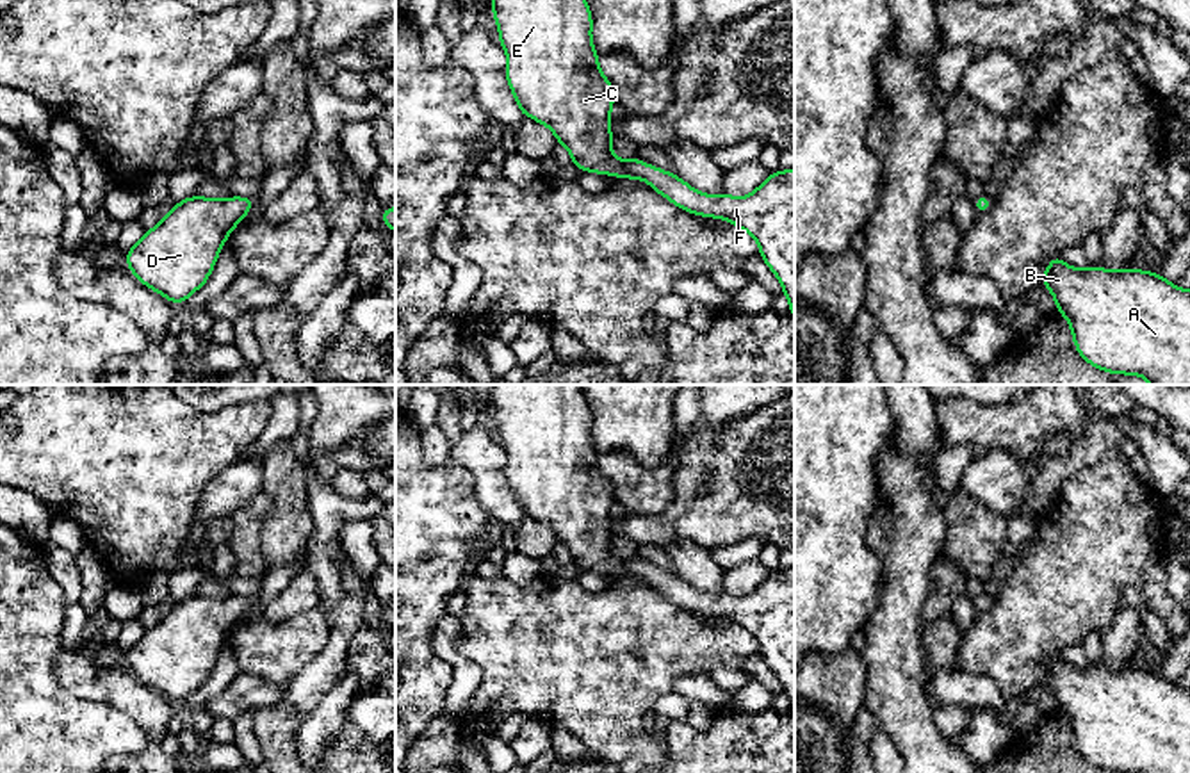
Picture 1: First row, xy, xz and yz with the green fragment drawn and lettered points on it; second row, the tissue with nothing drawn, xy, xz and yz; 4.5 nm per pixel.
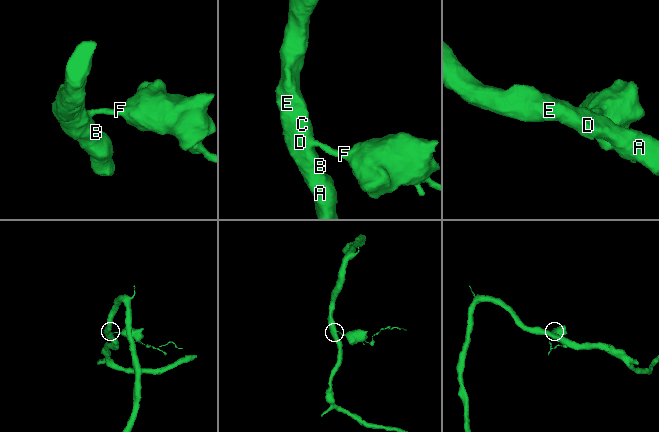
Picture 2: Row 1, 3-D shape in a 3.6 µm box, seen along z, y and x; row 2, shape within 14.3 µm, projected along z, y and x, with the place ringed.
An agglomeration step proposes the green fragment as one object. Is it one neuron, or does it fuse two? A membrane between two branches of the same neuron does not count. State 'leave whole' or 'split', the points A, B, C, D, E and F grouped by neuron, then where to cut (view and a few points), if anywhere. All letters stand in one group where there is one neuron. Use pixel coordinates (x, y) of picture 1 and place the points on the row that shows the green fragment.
leave whole; groups A B C D E F; cut none

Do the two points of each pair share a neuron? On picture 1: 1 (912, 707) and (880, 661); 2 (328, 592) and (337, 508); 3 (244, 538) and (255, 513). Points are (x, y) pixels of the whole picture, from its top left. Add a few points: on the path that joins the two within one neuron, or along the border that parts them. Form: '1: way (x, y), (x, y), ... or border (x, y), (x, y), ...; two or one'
1: way (902, 697), (895, 690), (895, 675), (891, 672); one
2: way (325, 570), (323, 538), (328, 529); one
3: way (246, 533), (250, 519); one

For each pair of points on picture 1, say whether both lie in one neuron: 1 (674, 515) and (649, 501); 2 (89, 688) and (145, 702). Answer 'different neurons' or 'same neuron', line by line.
1: different neurons
2: same neuron

